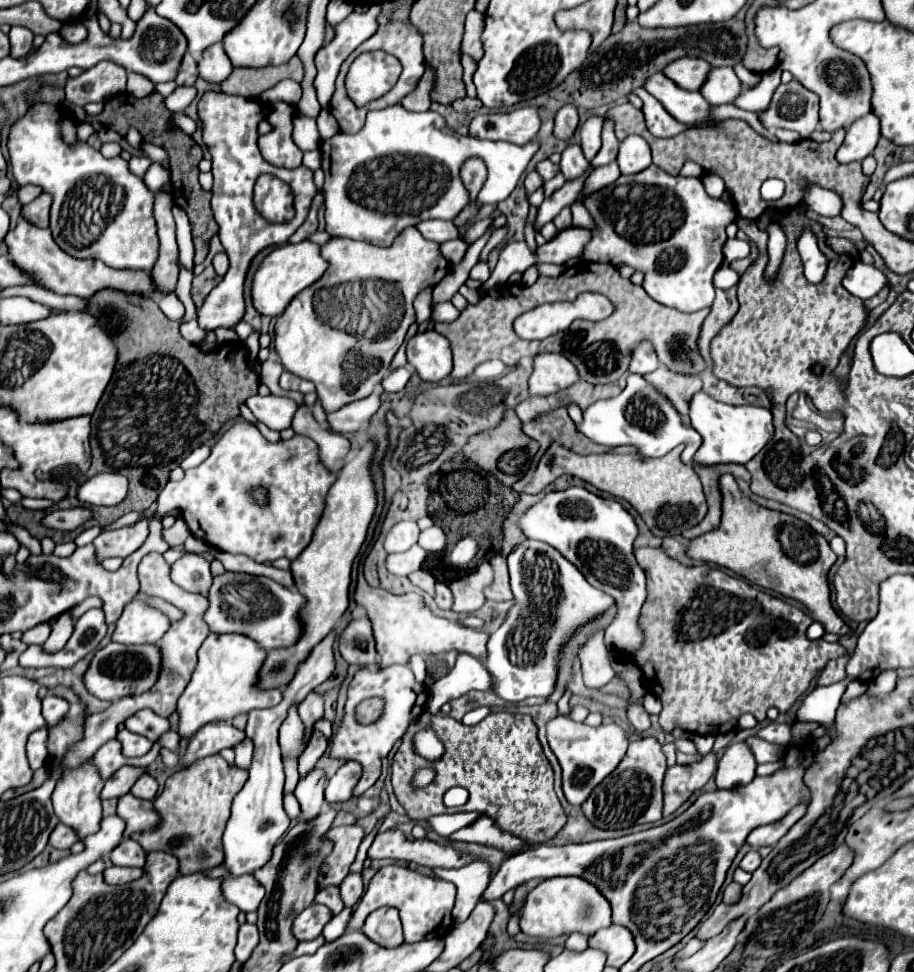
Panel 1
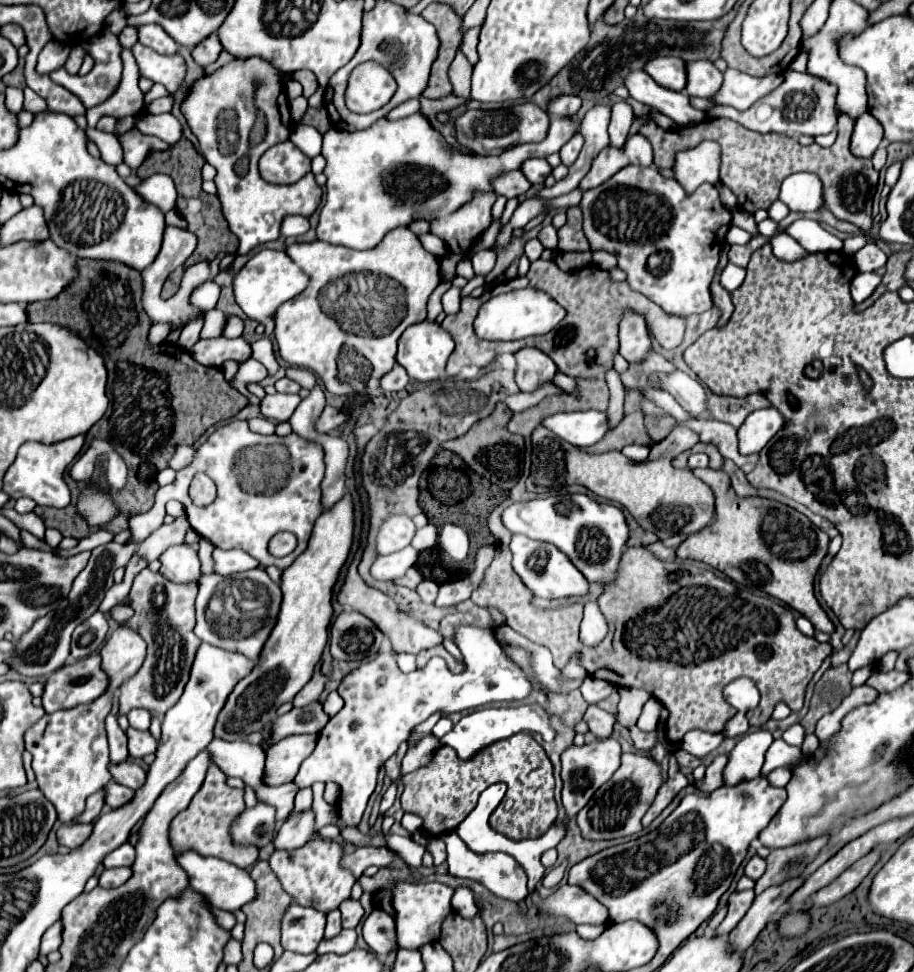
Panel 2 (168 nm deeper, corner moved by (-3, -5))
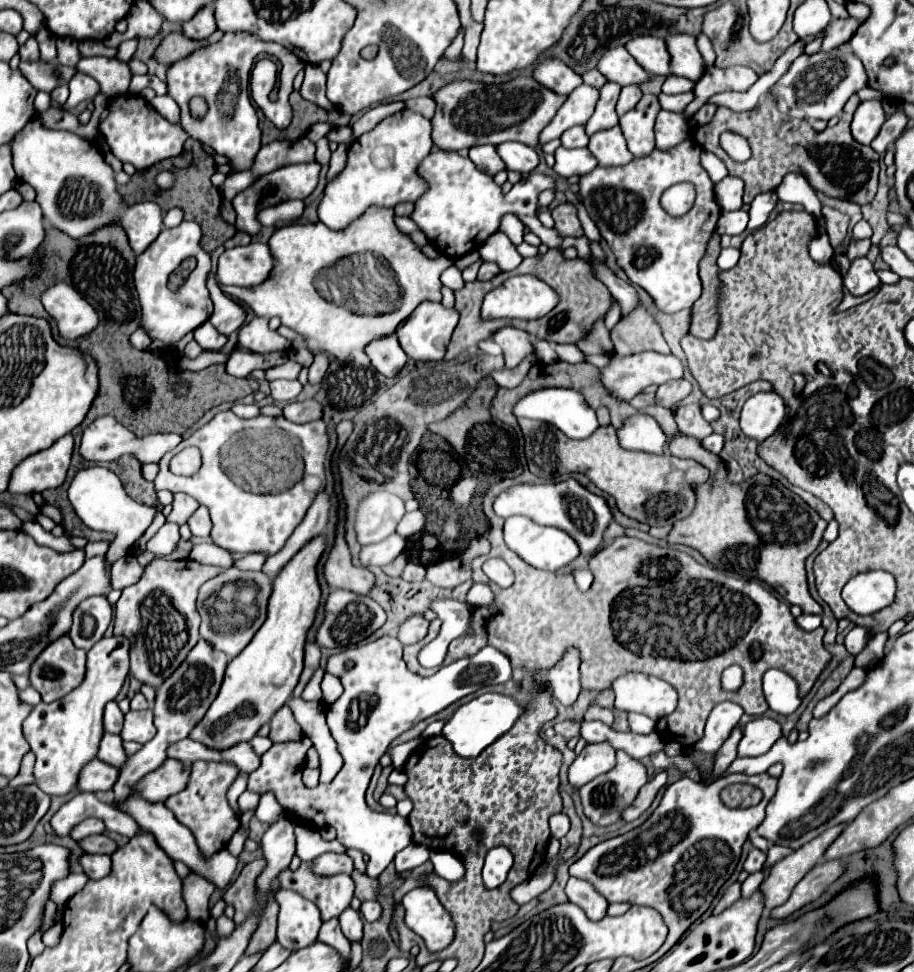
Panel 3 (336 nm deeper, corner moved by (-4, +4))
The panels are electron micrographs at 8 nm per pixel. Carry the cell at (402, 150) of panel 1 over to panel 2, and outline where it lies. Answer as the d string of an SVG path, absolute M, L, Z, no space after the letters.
M416 113L404 119L378 119L374 125L370 125L364 131L336 131L330 129L324 135L322 155L326 159L324 175L328 177L326 183L326 203L320 211L320 223L318 223L318 239L332 243L332 245L344 245L352 249L372 249L376 247L386 233L390 233L396 227L408 227L412 221L424 219L434 221L436 217L448 217L448 213L454 213L464 203L468 203L476 193L494 193L492 189L492 177L500 177L500 173L518 171L520 165L526 159L540 157L546 159L552 153L558 153L560 147L578 131L578 125L566 117L566 119L552 119L550 131L544 141L540 143L526 143L516 145L512 149L506 149L500 155L492 157L476 157L476 153L464 153L460 149L448 149L442 133L430 125L430 121Z

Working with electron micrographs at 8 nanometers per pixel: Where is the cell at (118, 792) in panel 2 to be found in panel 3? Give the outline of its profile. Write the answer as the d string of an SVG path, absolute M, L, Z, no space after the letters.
M93 760L81 768L81 776L77 782L77 788L83 792L101 792L111 790L117 780L117 768L109 766L101 760Z

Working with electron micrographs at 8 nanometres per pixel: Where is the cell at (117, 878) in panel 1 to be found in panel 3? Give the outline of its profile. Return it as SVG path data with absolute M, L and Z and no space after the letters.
M83 854L79 864L83 866L83 872L89 876L89 880L99 880L101 876L109 874L111 858L107 854Z

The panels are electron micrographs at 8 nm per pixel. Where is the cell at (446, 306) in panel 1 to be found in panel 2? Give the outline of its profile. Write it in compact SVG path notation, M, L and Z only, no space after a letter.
M450 287L444 295L442 295L442 305L444 305L444 313L458 313L460 311L460 289L458 287Z

